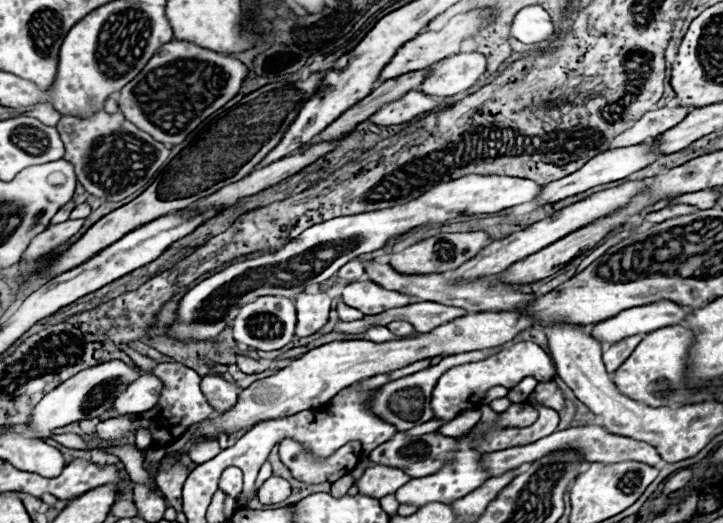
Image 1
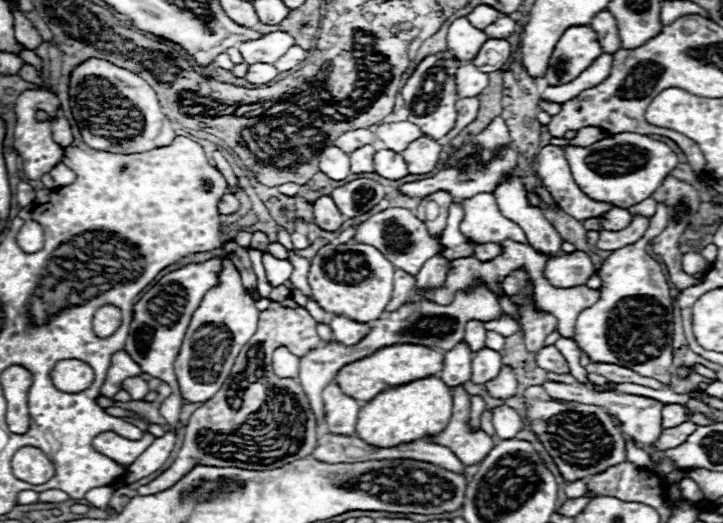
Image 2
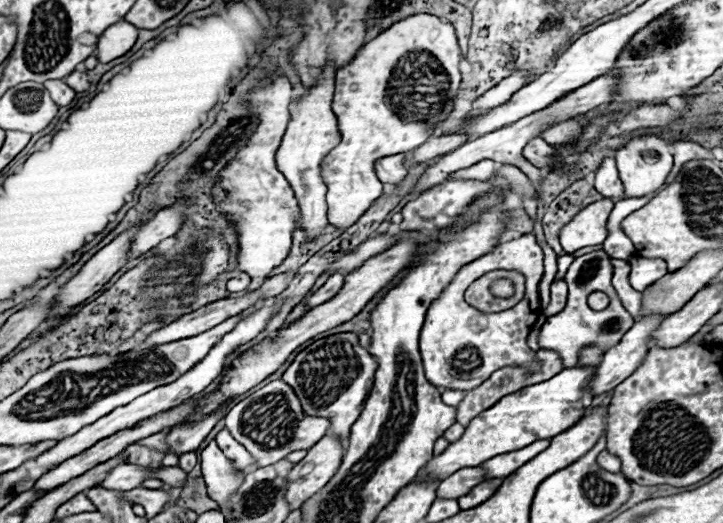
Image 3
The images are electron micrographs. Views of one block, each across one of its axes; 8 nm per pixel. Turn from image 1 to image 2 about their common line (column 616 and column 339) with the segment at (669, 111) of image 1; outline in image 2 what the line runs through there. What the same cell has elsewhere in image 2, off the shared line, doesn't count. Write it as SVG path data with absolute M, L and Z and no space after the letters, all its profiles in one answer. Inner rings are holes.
M358 128L358 130L344 132L342 136L338 136L338 140L334 144L338 148L342 148L342 152L350 154L350 152L354 152L354 148L360 148L364 144L370 144L372 140L374 140L374 134L368 128Z

